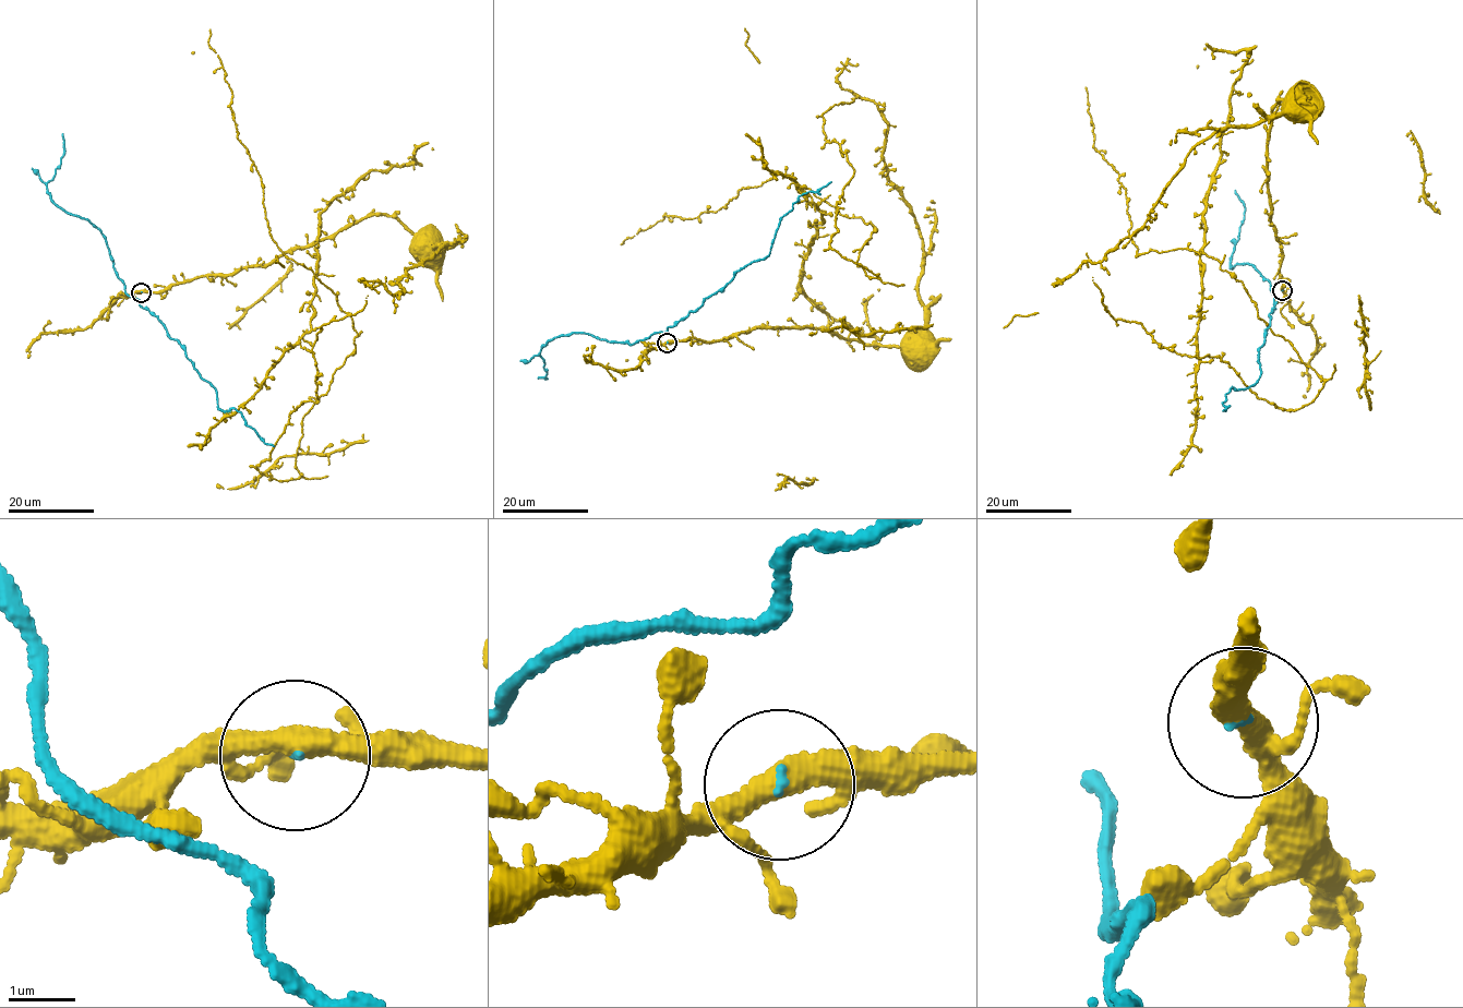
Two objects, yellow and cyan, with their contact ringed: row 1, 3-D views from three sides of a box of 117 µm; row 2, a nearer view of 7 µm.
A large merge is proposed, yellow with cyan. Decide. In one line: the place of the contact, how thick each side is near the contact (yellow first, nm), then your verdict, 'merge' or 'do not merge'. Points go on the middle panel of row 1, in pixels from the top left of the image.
place (667, 343); calibres 360 and 50 nm; merge

